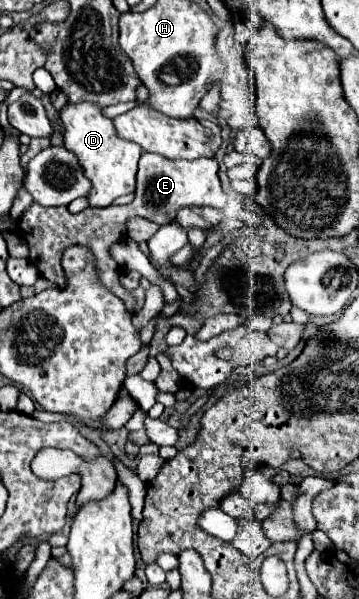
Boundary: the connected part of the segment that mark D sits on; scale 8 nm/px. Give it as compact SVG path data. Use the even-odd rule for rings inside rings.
M89 103L65 105L61 109L61 121L65 127L65 135L63 135L65 149L77 155L85 177L93 185L87 195L91 207L107 207L117 197L135 191L135 175L137 175L137 161L141 157L141 147L117 139L113 121L103 117L101 107Z

